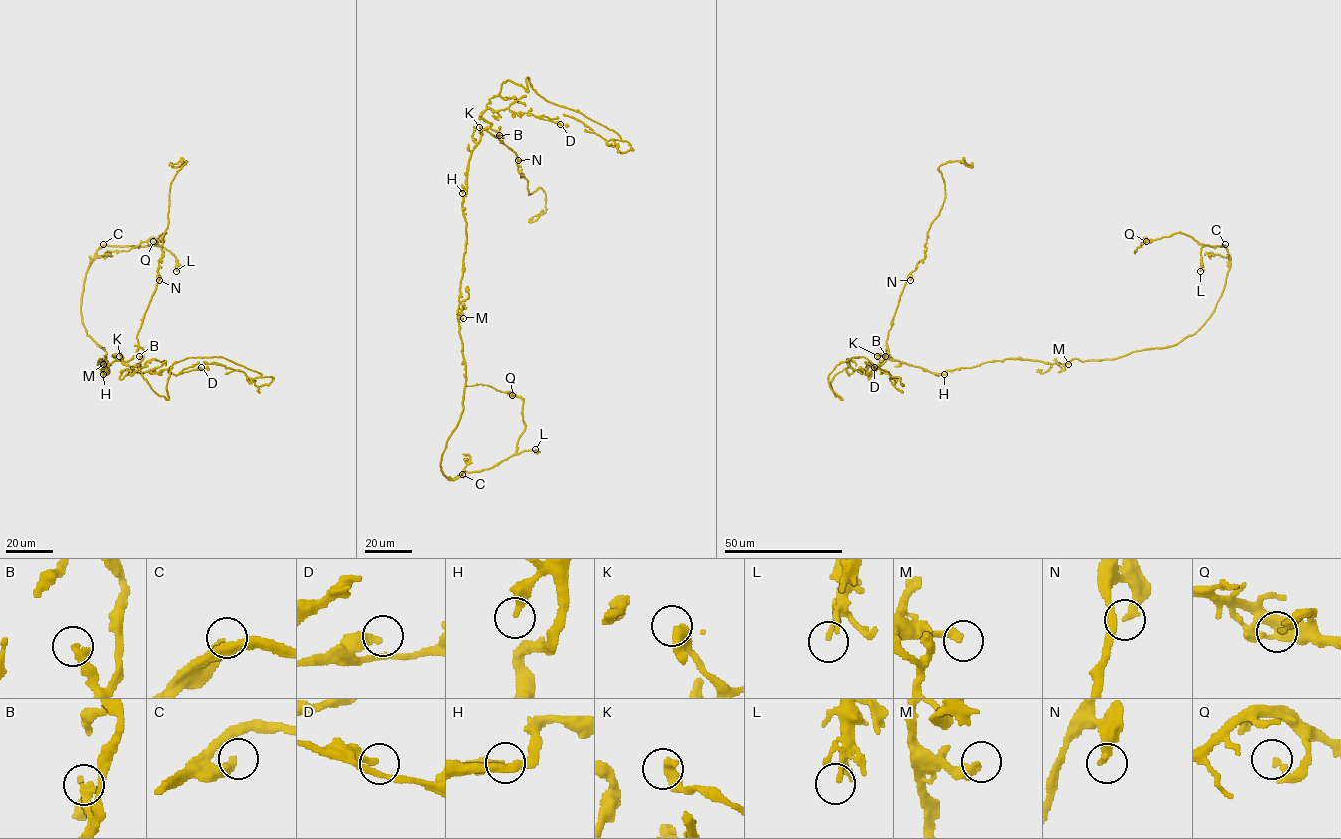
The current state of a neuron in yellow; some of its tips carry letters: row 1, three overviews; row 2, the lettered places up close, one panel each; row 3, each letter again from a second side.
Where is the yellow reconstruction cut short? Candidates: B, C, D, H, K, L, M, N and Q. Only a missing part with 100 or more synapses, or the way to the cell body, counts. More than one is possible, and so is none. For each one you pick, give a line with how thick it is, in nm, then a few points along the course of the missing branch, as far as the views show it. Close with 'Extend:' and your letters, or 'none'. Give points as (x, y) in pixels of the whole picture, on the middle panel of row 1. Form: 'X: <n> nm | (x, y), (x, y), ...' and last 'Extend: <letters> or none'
C: 280 nm
Extend: C

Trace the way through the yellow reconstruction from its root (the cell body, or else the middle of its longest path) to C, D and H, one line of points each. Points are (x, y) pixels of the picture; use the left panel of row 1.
C: (103, 358), (97, 363), (99, 359), (106, 358), (106, 352), (87, 335), (81, 314), (86, 272), (103, 244)
D: (103, 358), (106, 374), (121, 358), (130, 368), (121, 379), (125, 369), (179, 374), (201, 367)
H: (103, 358), (106, 367), (103, 369), (106, 374), (103, 374)

